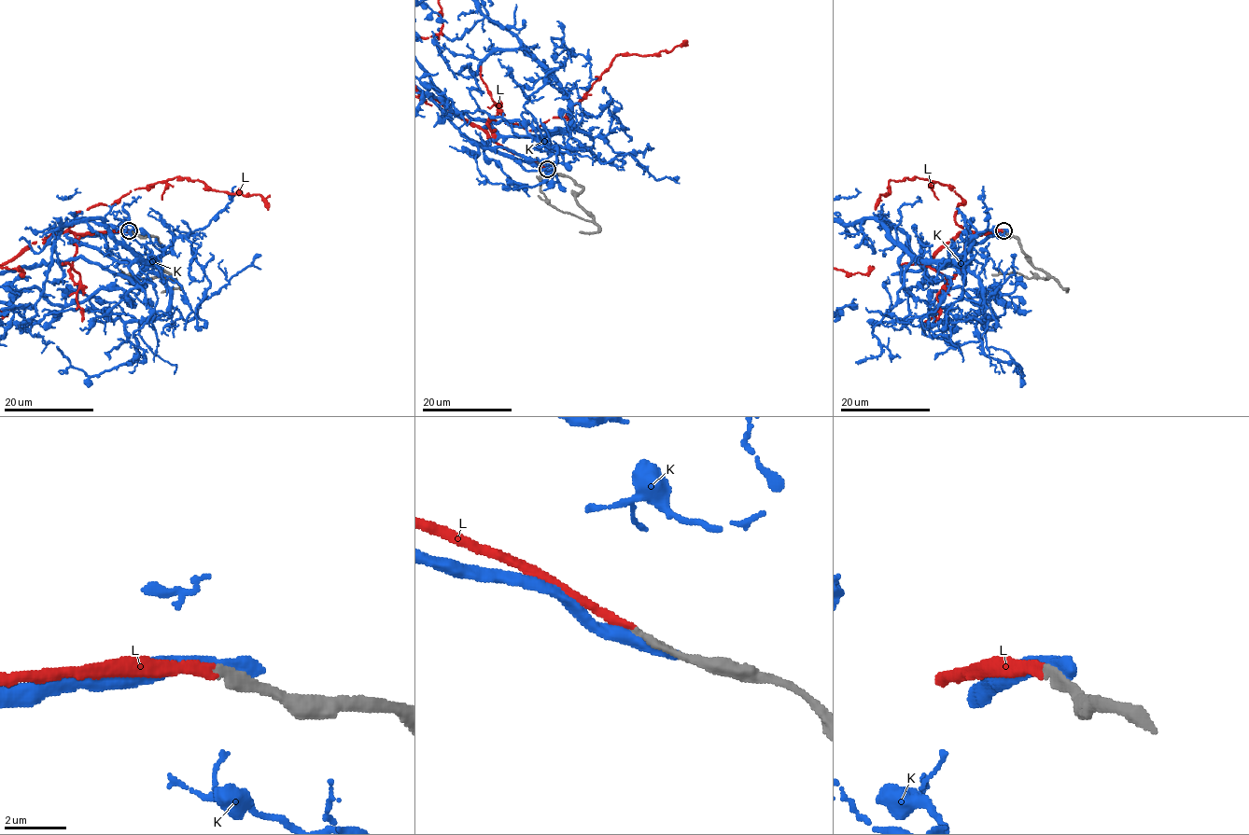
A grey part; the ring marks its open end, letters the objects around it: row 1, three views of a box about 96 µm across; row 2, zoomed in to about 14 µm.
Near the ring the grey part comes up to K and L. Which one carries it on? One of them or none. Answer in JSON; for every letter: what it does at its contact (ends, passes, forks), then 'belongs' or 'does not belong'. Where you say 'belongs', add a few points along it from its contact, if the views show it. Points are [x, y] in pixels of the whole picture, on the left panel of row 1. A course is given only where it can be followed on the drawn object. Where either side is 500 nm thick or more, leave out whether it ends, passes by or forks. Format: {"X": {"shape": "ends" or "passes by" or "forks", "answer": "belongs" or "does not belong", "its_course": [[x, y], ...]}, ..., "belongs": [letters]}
{"K": {"answer": "does not belong"}, "L": {"shape": "ends", "answer": "belongs"}, "belongs": ["L"]}

